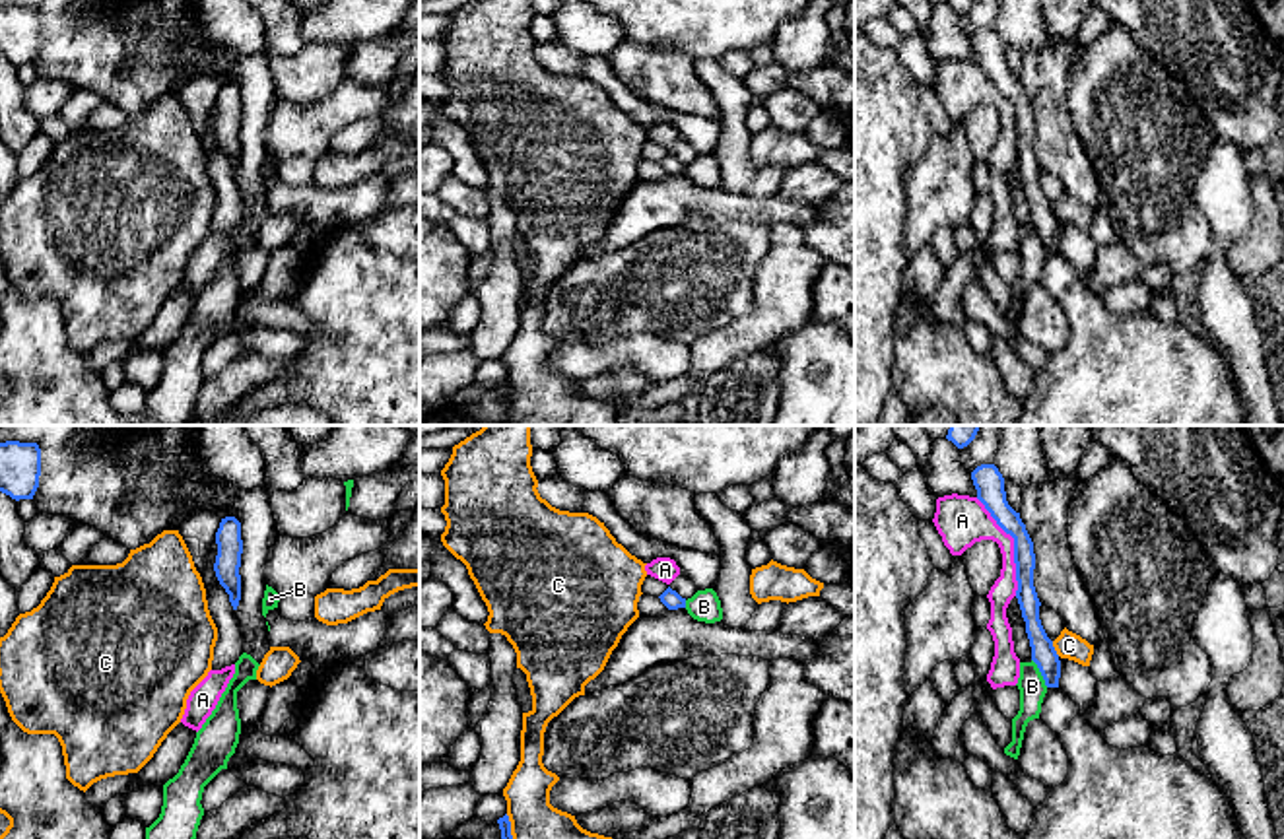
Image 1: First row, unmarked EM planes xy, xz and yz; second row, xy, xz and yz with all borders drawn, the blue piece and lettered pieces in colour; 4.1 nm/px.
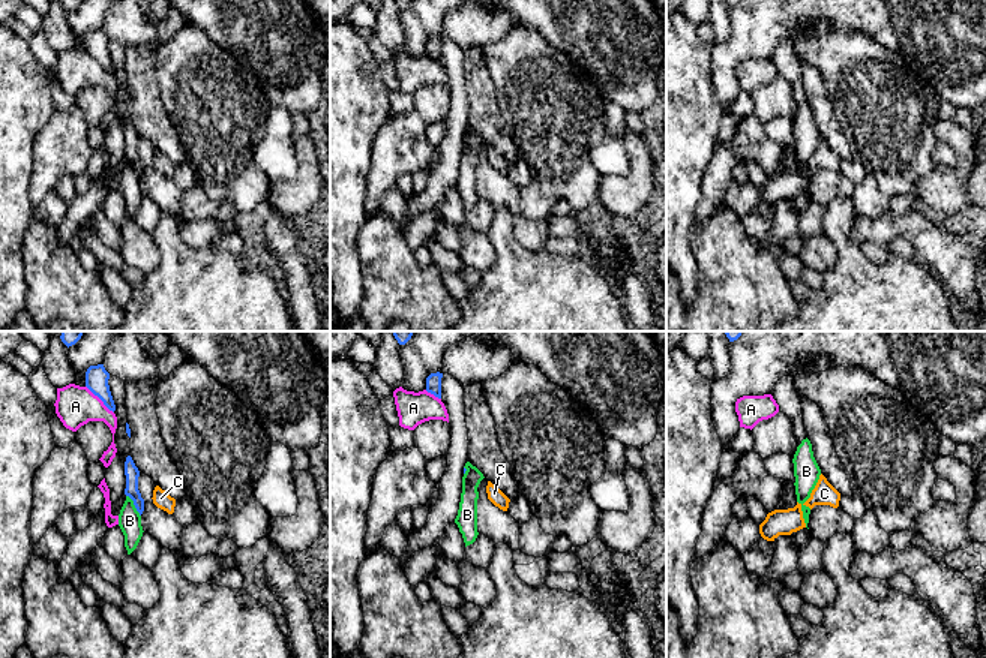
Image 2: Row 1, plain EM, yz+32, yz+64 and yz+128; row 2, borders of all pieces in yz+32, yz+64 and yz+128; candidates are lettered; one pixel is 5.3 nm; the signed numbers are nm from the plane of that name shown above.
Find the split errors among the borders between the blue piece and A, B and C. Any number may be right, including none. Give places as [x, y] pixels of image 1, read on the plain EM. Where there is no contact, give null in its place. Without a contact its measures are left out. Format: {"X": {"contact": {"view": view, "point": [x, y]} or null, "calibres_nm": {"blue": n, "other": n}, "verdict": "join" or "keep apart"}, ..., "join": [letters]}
{"A": {"contact": {"view": "yz", "point": [1014, 111]}, "calibres_nm": {"blue": 110, "other": 200}, "verdict": "keep apart"}, "B": {"contact": {"view": "yz", "point": [1040, 235]}, "calibres_nm": {"blue": 100, "other": 110}, "verdict": "keep apart"}, "C": {"contact": {"view": "yz", "point": [1053, 214]}, "calibres_nm": {"blue": 100, "other": 110}, "verdict": "keep apart"}, "join": []}

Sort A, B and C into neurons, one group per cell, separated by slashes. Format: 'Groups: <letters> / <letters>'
Groups: A / B / C

